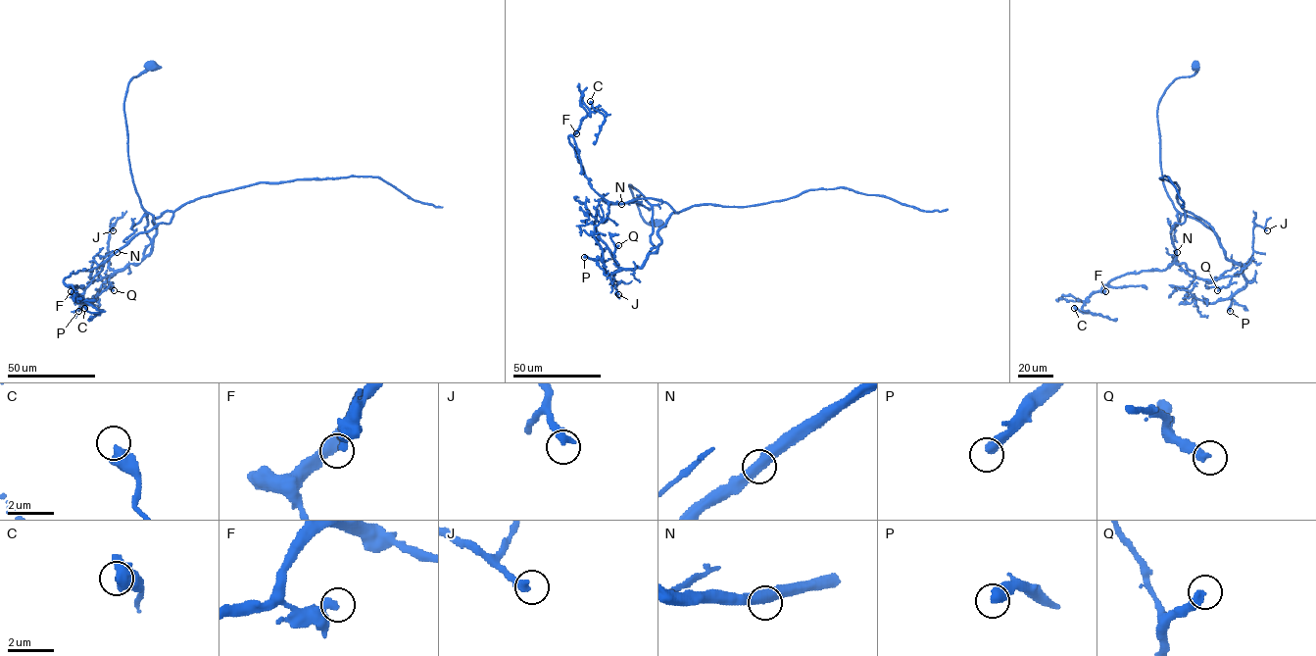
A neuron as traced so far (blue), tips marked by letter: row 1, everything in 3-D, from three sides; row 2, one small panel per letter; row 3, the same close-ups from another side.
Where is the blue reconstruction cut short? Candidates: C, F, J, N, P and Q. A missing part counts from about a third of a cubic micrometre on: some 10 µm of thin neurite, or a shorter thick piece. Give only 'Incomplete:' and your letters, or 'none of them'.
Incomplete: J, P

